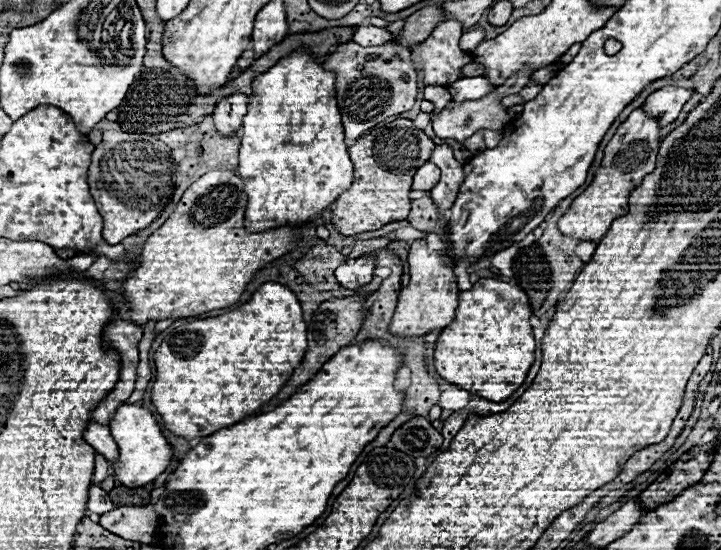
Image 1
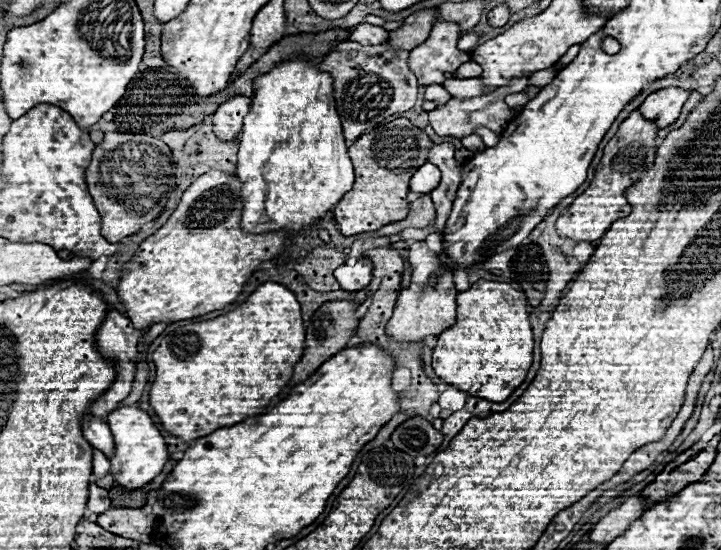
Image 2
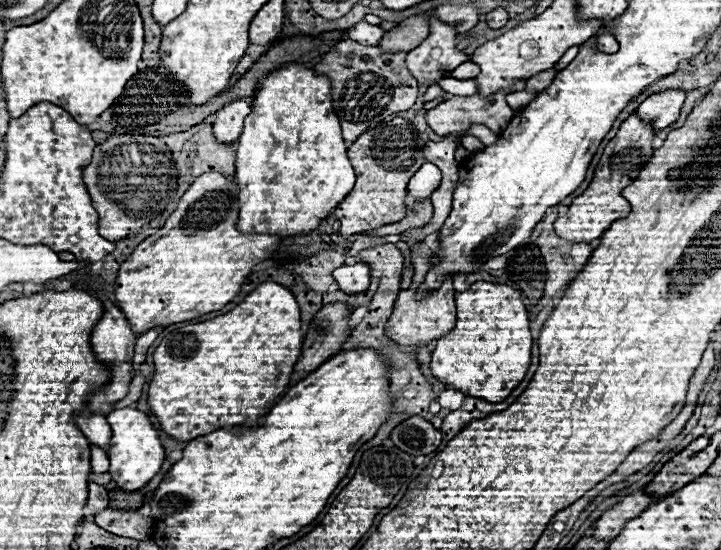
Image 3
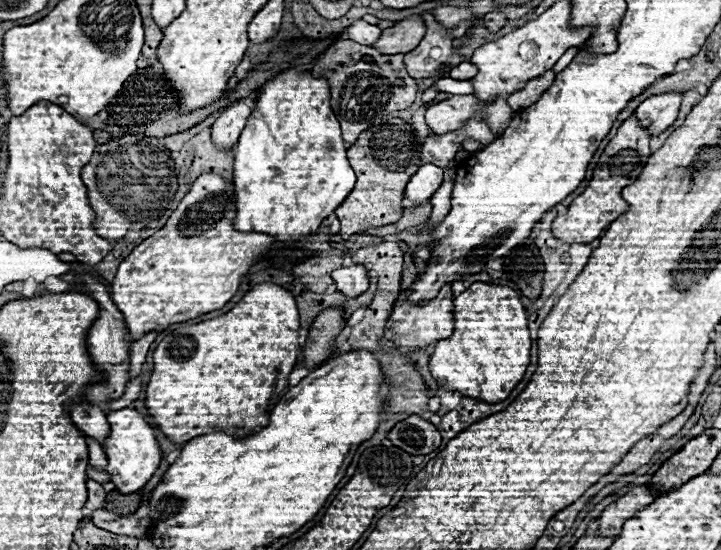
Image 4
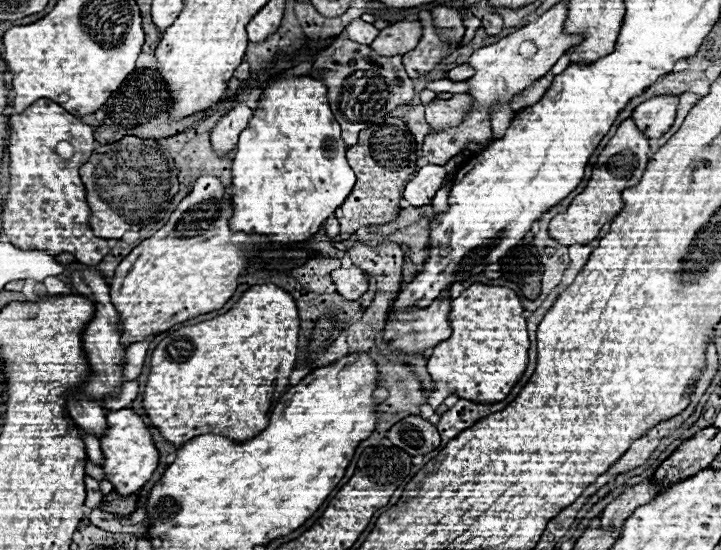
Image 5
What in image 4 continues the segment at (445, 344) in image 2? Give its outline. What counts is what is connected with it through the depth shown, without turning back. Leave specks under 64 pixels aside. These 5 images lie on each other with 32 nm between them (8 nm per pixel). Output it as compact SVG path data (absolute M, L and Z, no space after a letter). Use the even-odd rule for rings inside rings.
M474 282L466 292L454 298L454 332L436 342L434 354L430 356L430 372L438 380L438 390L429 401L432 412L440 408L440 396L448 390L460 392L466 398L476 398L484 402L502 402L522 380L528 364L530 364L530 332L524 304L520 302L520 294L508 286L496 286L486 282Z

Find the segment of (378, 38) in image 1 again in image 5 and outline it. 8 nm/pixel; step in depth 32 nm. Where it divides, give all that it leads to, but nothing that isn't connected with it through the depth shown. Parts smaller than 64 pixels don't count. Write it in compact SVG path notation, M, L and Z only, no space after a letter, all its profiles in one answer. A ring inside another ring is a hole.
M352 20L348 26L346 26L346 34L348 34L348 38L350 40L354 40L354 42L360 42L360 44L366 44L366 46L370 46L374 40L376 40L376 36L378 36L378 28L374 28L372 24L368 24L368 22L364 22L364 20Z

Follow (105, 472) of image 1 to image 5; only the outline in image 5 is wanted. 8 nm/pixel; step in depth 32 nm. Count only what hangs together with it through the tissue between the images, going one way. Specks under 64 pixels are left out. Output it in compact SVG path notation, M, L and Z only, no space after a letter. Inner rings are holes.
M82 432L82 438L84 438L84 444L86 444L86 452L88 452L88 458L96 464L96 466L104 466L104 454L100 450L100 440L92 434L86 434Z

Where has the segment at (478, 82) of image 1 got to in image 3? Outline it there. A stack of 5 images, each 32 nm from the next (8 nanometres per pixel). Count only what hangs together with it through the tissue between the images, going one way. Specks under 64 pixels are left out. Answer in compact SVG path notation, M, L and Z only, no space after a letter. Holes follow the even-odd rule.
M444 78L440 82L442 90L446 90L452 96L476 96L478 94L478 82L474 78L468 80L456 80L456 78Z

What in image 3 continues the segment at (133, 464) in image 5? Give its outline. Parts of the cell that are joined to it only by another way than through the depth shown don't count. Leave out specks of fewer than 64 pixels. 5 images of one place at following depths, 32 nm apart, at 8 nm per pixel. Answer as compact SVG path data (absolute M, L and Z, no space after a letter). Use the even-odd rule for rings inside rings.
M120 408L112 410L106 416L108 424L112 426L112 446L110 446L110 474L112 480L118 484L118 488L126 492L140 490L146 486L162 468L162 462L166 460L166 452L162 446L162 440L158 436L158 430L152 426L148 414L136 410L136 408Z

